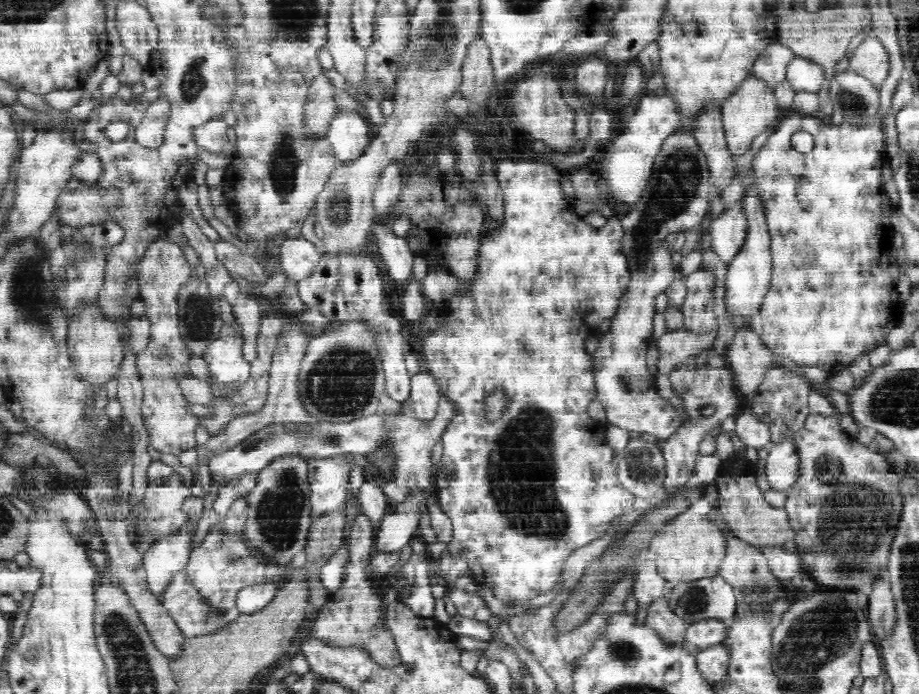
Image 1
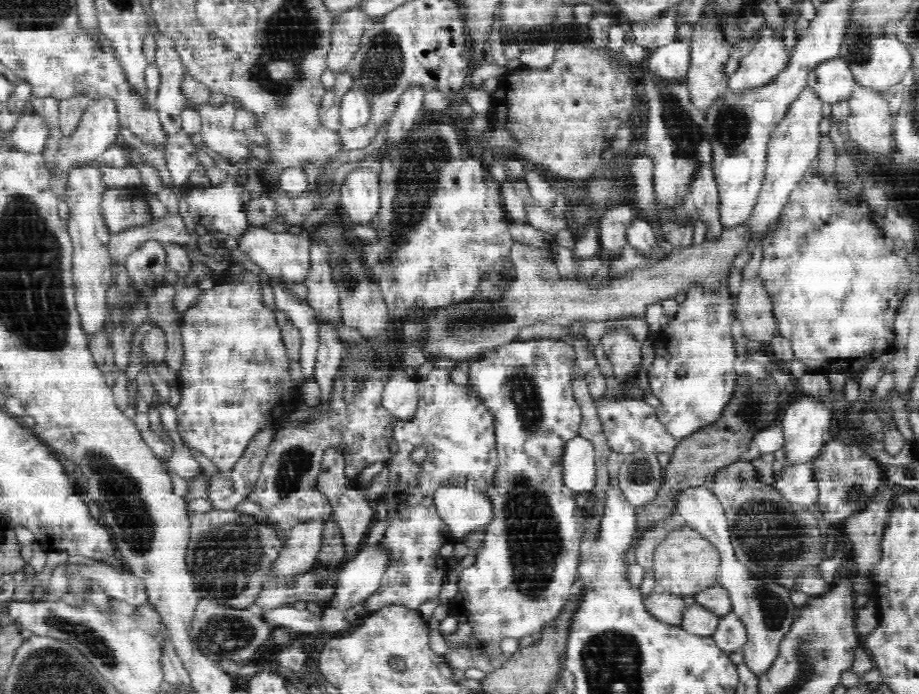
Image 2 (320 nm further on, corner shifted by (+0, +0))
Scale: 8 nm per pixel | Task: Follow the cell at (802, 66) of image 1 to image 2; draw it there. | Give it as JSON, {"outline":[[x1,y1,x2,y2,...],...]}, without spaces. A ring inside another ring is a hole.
{"outline":[[839,57,822,61,808,72,807,87,822,103,847,99,855,84,848,63]]}

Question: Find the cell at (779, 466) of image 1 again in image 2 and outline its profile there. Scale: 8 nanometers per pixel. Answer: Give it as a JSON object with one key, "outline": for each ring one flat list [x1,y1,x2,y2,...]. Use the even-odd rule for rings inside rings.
{"outline":[[803,397,786,405,784,410,780,411,778,420,782,427,784,439,782,449,784,449,786,462,789,462,790,465,813,462,824,446,833,417,835,417,833,405,830,401,824,401,824,399]]}

